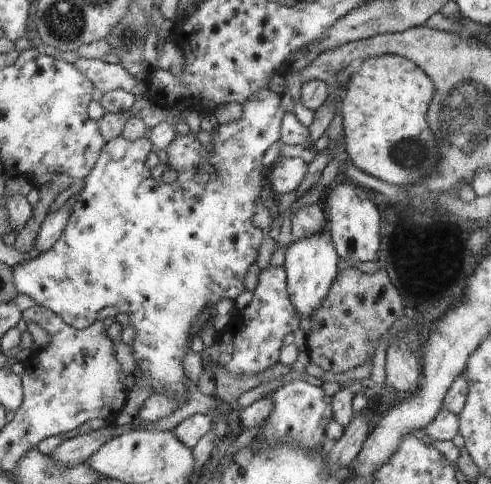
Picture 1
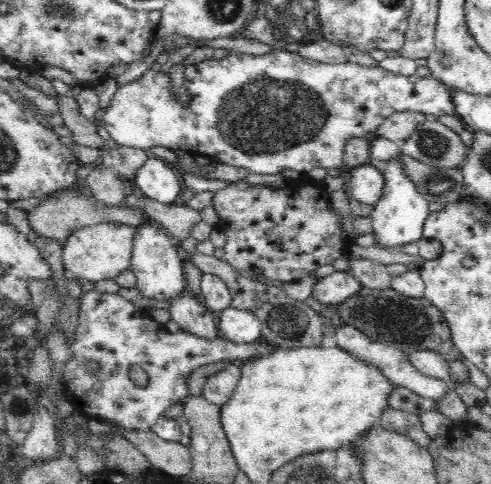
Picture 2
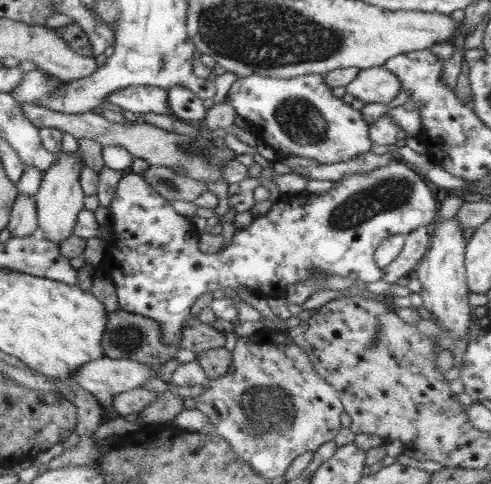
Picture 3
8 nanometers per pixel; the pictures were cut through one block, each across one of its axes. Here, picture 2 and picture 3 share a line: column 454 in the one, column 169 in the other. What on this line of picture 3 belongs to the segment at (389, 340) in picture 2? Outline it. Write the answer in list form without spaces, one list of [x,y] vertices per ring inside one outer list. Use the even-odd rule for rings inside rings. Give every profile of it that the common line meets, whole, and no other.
[[[115,310],[115,312],[107,312],[107,324],[101,336],[101,348],[103,348],[103,358],[113,358],[113,360],[137,360],[141,364],[151,364],[151,366],[161,366],[167,360],[175,358],[175,352],[179,348],[191,350],[195,354],[207,352],[207,350],[215,350],[215,348],[223,348],[225,346],[225,334],[217,332],[211,328],[211,324],[201,322],[199,318],[191,318],[191,314],[187,316],[185,324],[181,326],[181,340],[179,344],[163,344],[161,342],[161,330],[159,324],[151,318],[145,316],[137,316],[131,312],[123,312],[123,310]]]

